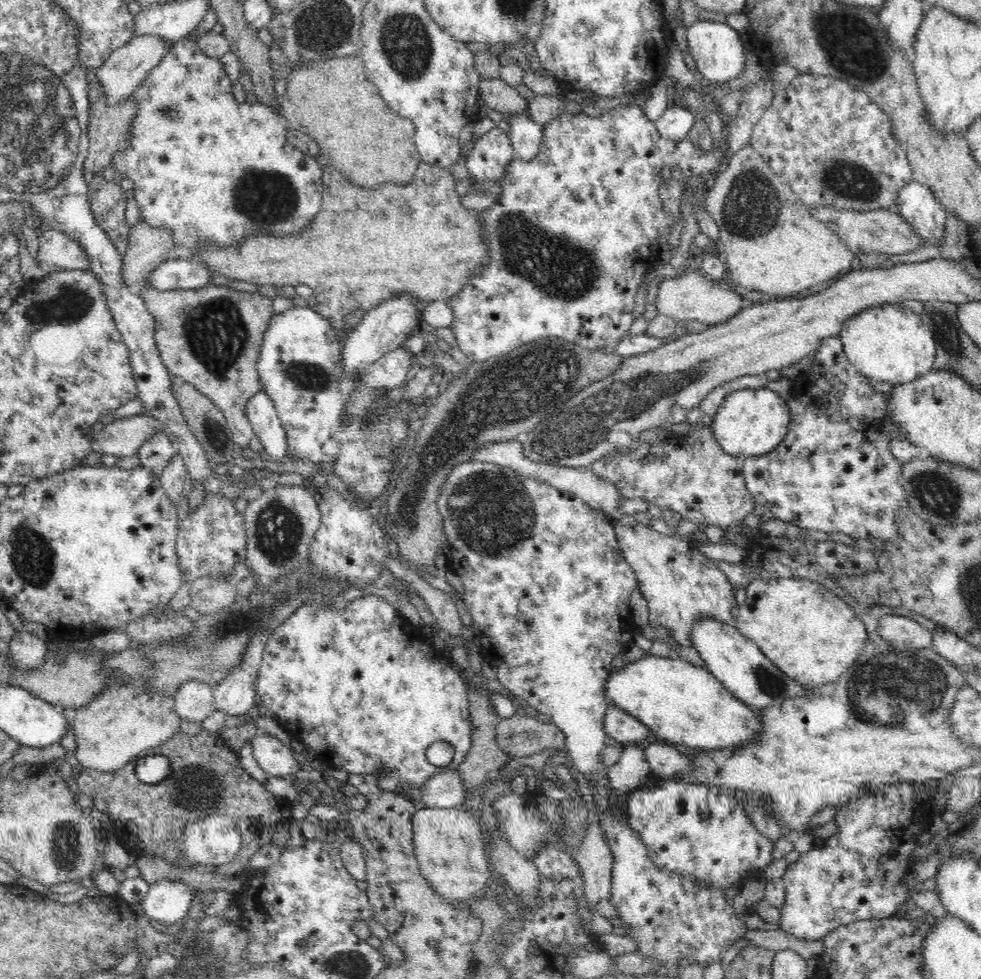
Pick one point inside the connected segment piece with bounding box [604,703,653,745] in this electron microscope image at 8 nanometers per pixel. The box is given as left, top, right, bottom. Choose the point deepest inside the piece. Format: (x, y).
(619, 726)

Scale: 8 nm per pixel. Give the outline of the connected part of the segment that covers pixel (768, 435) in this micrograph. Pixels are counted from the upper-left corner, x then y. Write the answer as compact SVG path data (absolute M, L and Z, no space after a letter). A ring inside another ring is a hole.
M744 388L728 393L713 415L711 431L726 454L744 457L768 454L782 442L790 424L787 401L766 388Z

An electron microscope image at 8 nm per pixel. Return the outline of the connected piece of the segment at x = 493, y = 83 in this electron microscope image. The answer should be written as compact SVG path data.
M490 78L479 82L479 96L487 110L498 110L505 117L520 113L527 108L528 101L518 95L515 87L500 78Z

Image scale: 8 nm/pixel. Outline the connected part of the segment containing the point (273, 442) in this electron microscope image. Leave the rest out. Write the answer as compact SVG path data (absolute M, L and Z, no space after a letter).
M259 390L246 403L246 412L254 434L263 444L264 457L274 462L289 456L287 436L270 395Z

